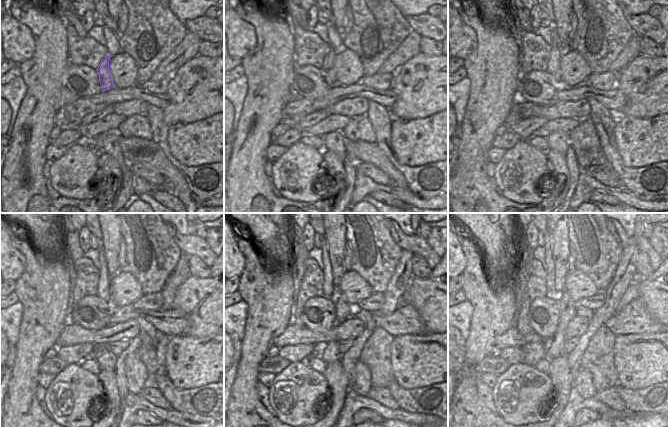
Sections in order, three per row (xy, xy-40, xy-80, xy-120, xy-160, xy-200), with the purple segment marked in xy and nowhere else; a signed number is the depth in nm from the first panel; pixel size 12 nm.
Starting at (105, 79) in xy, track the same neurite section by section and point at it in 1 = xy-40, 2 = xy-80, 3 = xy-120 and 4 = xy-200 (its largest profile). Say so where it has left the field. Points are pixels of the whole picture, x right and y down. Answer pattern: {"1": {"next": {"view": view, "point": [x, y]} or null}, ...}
{"1": {"next": {"view": "xy-40", "point": [327, 68]}}, "2": {"next": {"view": "xy-80", "point": [553, 64]}}, "3": {"next": {"view": "xy-120", "point": [103, 292]}}, "4": {"next": {"view": "xy-200", "point": [550, 273]}}}

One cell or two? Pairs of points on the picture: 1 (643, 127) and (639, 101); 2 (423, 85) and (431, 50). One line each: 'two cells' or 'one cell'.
1: two cells
2: two cells

